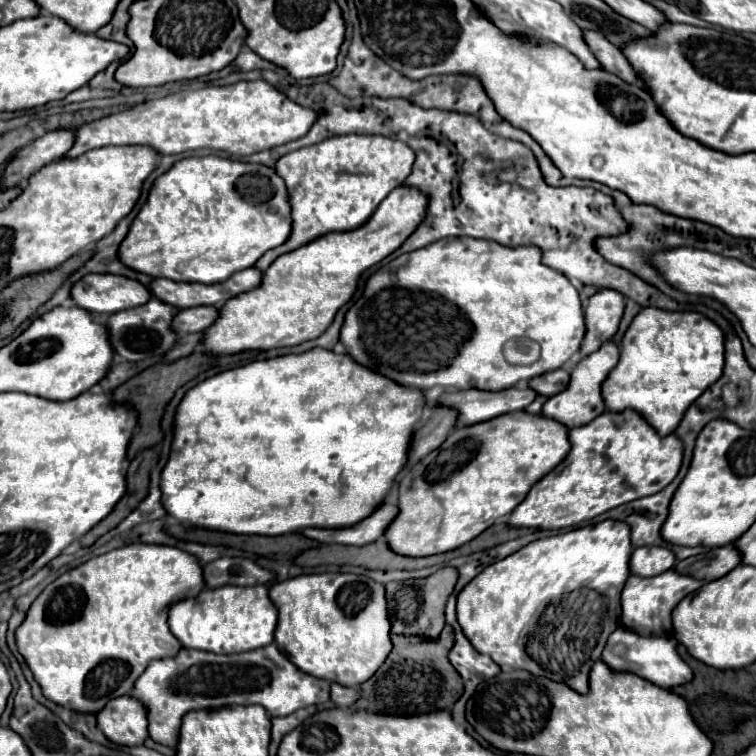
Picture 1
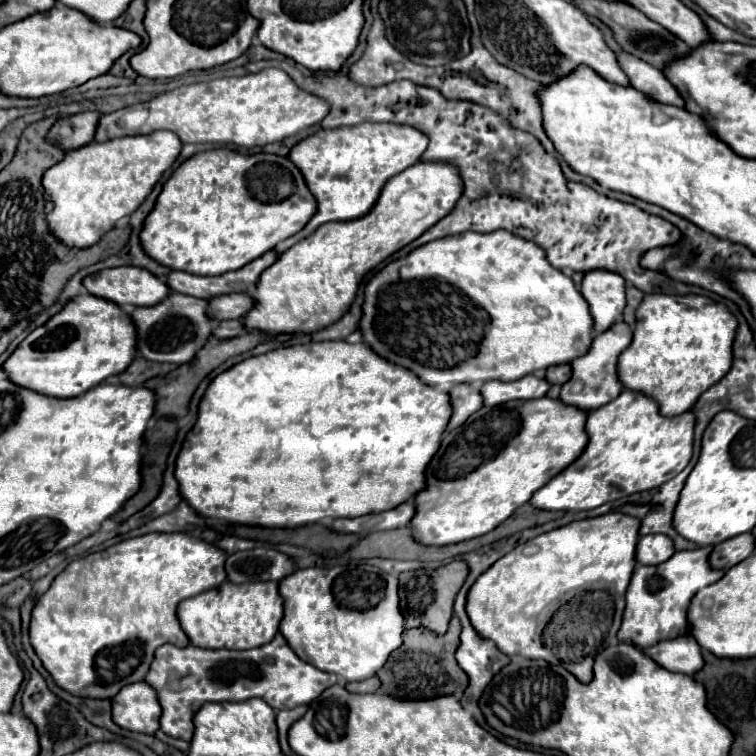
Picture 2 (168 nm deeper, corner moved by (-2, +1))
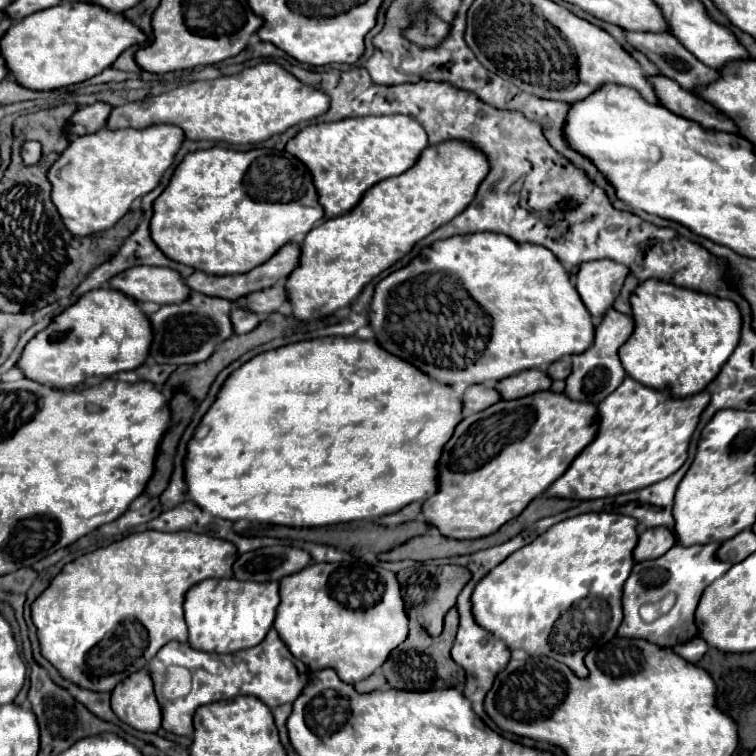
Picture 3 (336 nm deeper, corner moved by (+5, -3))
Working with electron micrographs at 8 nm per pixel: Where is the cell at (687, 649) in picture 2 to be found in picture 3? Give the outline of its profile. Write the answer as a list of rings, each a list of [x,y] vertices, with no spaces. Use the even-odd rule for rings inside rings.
[[[692,638],[690,642],[686,642],[686,644],[680,644],[680,646],[676,646],[676,652],[682,656],[682,658],[686,658],[688,662],[698,662],[704,654],[706,654],[706,650],[708,650],[708,644],[702,640],[702,638]]]

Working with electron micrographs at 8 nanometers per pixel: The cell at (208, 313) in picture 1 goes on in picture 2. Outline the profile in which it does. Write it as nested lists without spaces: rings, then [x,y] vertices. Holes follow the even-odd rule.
[[[227,294],[227,296],[215,296],[215,300],[209,300],[207,316],[211,320],[223,322],[223,320],[239,320],[247,310],[253,306],[253,300],[247,294]]]

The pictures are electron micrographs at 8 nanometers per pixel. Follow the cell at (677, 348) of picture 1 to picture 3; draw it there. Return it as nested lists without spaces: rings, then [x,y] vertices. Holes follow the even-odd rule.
[[[644,280],[630,296],[630,302],[636,326],[620,348],[622,366],[640,384],[656,390],[670,388],[676,398],[702,392],[740,342],[742,314],[732,300],[660,280]]]

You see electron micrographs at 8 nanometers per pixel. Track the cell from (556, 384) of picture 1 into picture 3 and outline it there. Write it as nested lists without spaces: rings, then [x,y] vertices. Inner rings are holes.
[[[562,358],[562,360],[556,360],[556,362],[552,362],[550,366],[548,366],[548,376],[552,378],[552,380],[564,380],[570,372],[572,372],[572,362],[570,362],[570,358]]]

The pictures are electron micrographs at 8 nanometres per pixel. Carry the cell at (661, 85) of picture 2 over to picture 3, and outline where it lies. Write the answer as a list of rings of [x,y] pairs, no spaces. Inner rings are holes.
[[[654,76],[652,84],[660,98],[660,104],[664,108],[672,110],[674,114],[694,120],[704,128],[716,128],[720,132],[736,134],[736,124],[732,124],[732,120],[728,120],[728,116],[720,116],[720,112],[716,112],[716,108],[712,108],[712,104],[708,104],[706,100],[700,100],[692,92],[680,88],[680,84],[676,84],[674,80],[668,80],[666,76]]]

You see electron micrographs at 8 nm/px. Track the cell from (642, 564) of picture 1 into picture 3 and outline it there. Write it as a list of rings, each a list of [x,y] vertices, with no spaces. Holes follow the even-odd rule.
[[[646,528],[634,548],[634,560],[654,560],[666,554],[676,544],[674,534],[668,528]]]

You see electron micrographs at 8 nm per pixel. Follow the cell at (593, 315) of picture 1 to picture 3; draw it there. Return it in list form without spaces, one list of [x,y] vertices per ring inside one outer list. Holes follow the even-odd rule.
[[[592,260],[580,266],[576,274],[576,288],[592,316],[602,318],[604,312],[612,308],[626,276],[628,268],[614,260]]]

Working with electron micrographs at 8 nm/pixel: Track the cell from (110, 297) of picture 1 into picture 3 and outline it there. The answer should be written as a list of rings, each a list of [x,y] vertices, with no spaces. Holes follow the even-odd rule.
[[[134,266],[110,280],[112,288],[140,300],[140,302],[158,302],[174,304],[188,300],[190,292],[184,288],[184,278],[170,268],[158,266]]]

